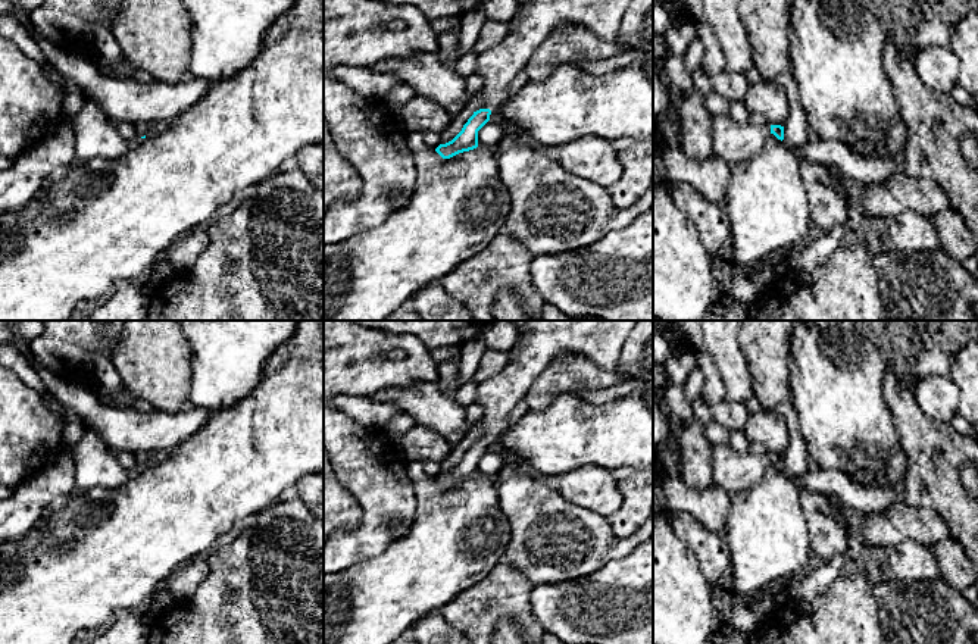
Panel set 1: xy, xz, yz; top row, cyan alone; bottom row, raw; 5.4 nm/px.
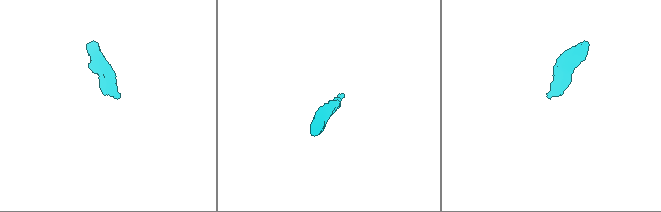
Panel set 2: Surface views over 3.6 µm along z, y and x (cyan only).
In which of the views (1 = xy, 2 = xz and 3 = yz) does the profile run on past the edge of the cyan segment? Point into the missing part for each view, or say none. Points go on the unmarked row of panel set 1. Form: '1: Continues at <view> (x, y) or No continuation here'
1: No continuation here
2: Continues at xz (602, 341)
3: Continues at yz (733, 471)

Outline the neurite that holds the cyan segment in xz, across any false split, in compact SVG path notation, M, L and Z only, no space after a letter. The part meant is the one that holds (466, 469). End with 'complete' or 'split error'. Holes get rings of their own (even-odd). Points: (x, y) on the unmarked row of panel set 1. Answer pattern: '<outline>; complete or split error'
M527 321L521 328L521 351L499 373L478 384L476 400L484 415L479 423L484 437L463 454L462 460L435 481L443 488L478 476L478 460L493 440L510 425L510 412L525 398L532 382L562 351L581 354L607 371L619 368L619 354L638 321Z; split error

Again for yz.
M729 444L712 446L712 482L731 497L757 484L771 463L782 471L784 456L741 453Z; split error

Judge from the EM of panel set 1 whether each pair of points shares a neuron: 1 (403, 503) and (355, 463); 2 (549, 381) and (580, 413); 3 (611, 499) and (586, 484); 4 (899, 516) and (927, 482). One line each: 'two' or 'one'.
1: one
2: two
3: one
4: two

